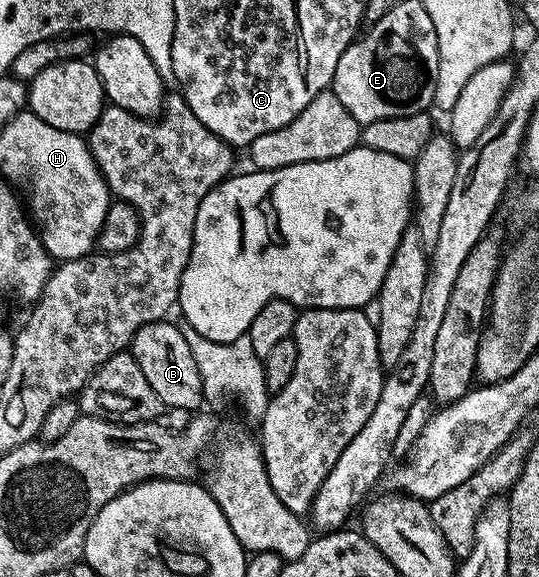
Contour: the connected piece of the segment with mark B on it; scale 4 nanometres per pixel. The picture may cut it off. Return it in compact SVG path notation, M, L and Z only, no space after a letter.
M170 319L153 321L144 327L140 327L140 331L136 331L134 340L130 342L128 352L136 359L136 363L140 363L140 371L144 371L144 379L148 379L148 384L152 386L152 391L156 391L156 395L161 399L163 406L174 409L194 409L190 411L198 411L203 408L204 400L202 395L201 375L197 370L196 360L192 357L192 350L188 347L188 342L181 334L179 326L170 322Z

